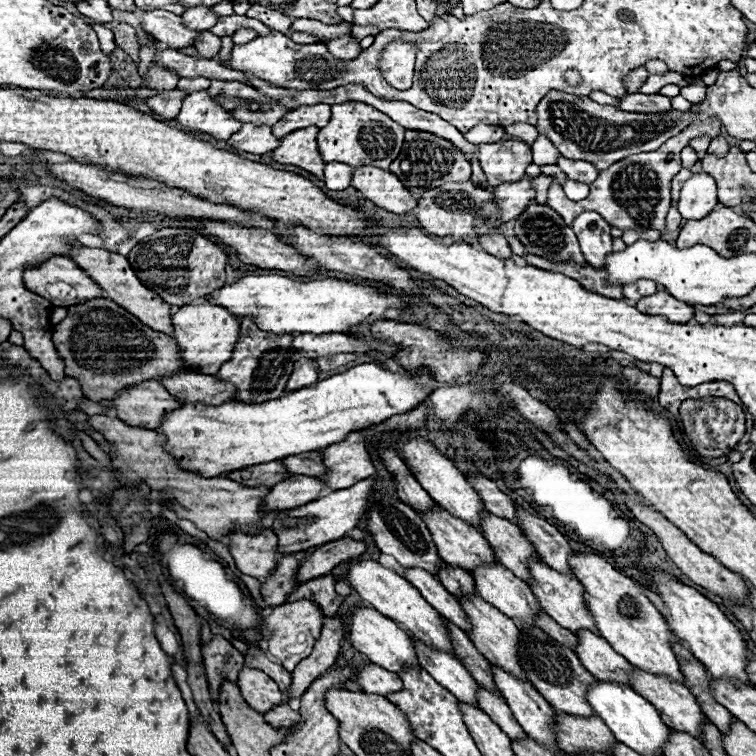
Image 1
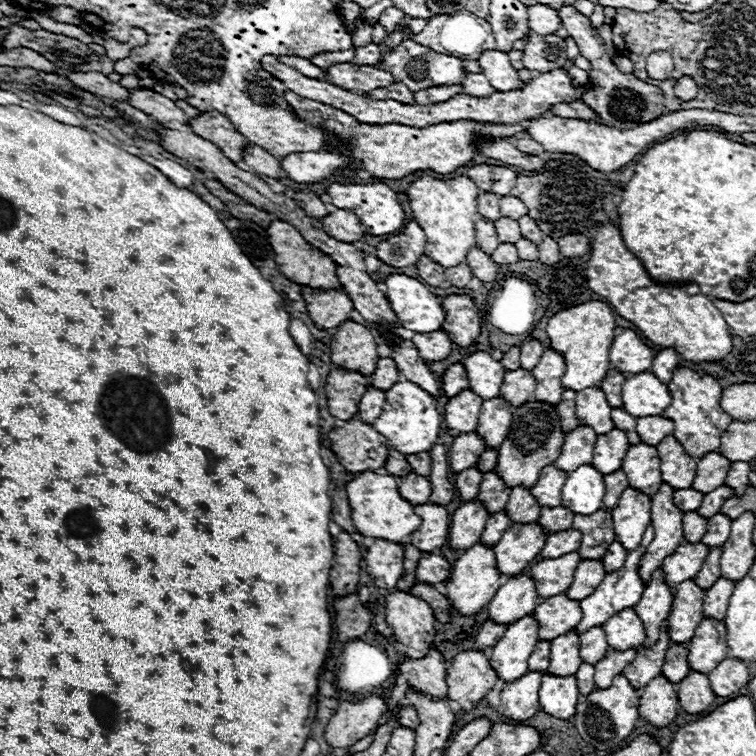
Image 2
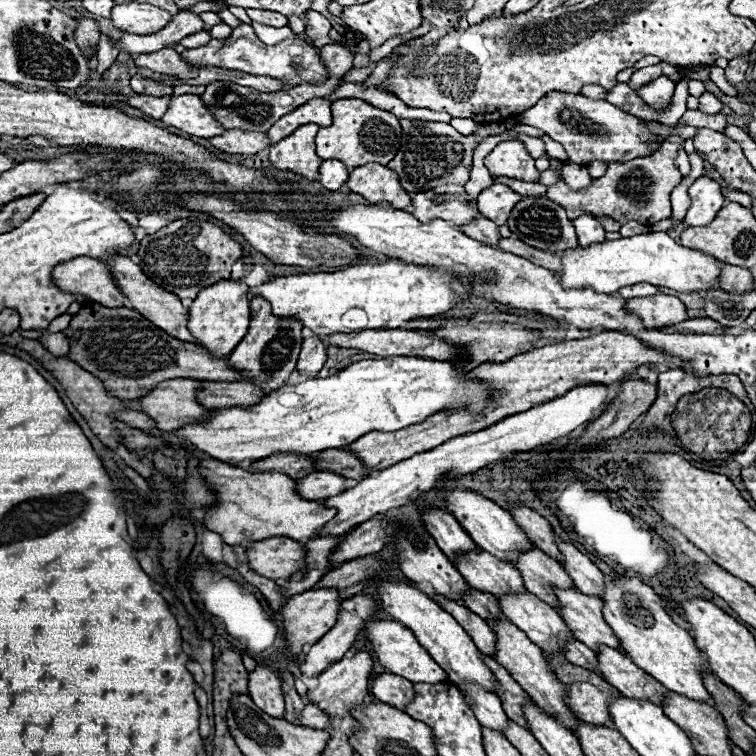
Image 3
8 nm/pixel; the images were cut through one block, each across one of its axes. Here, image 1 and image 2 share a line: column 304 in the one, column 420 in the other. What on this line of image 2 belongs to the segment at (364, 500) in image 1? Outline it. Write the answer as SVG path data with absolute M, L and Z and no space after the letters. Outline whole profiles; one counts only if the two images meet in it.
M418 504L414 512L422 518L422 524L408 536L408 542L422 552L434 552L448 540L450 514L440 504Z

